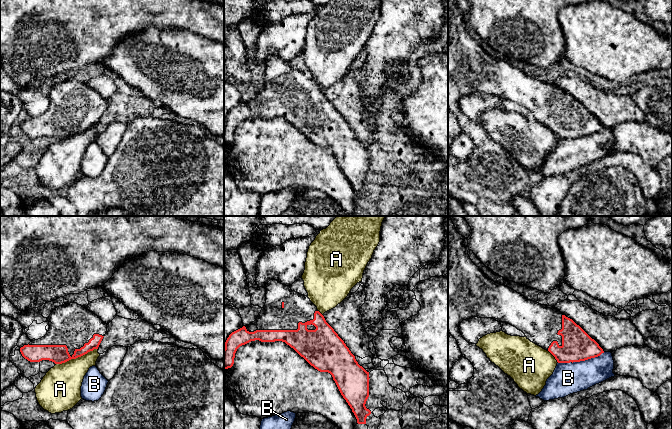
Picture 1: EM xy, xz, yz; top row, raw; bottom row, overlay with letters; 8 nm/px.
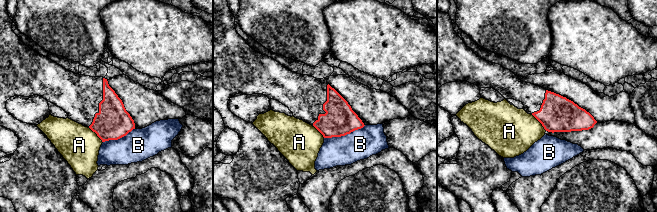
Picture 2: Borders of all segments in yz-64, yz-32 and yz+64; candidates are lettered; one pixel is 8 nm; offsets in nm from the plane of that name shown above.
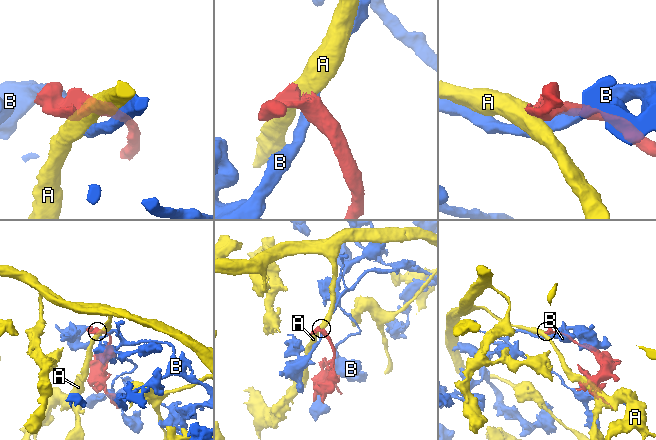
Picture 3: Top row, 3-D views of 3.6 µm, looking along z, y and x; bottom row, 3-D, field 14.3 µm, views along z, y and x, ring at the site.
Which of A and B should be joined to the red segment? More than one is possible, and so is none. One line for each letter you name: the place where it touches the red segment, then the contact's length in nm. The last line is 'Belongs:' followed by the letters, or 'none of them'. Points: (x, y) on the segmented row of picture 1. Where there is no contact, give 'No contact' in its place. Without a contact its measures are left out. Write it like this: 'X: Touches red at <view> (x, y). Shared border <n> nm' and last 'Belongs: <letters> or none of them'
Belongs: none of them

